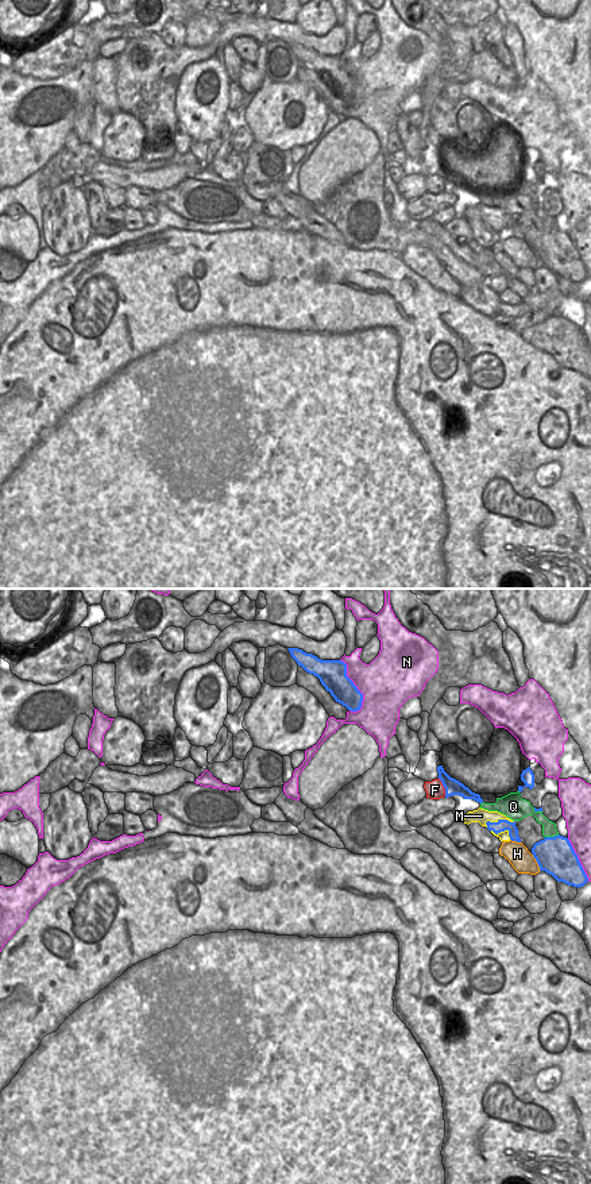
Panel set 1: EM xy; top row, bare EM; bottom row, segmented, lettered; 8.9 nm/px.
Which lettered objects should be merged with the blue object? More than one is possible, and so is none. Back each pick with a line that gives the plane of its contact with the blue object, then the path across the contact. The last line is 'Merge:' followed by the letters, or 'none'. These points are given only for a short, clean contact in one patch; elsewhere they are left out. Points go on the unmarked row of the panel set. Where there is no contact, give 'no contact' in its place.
Merge: none

